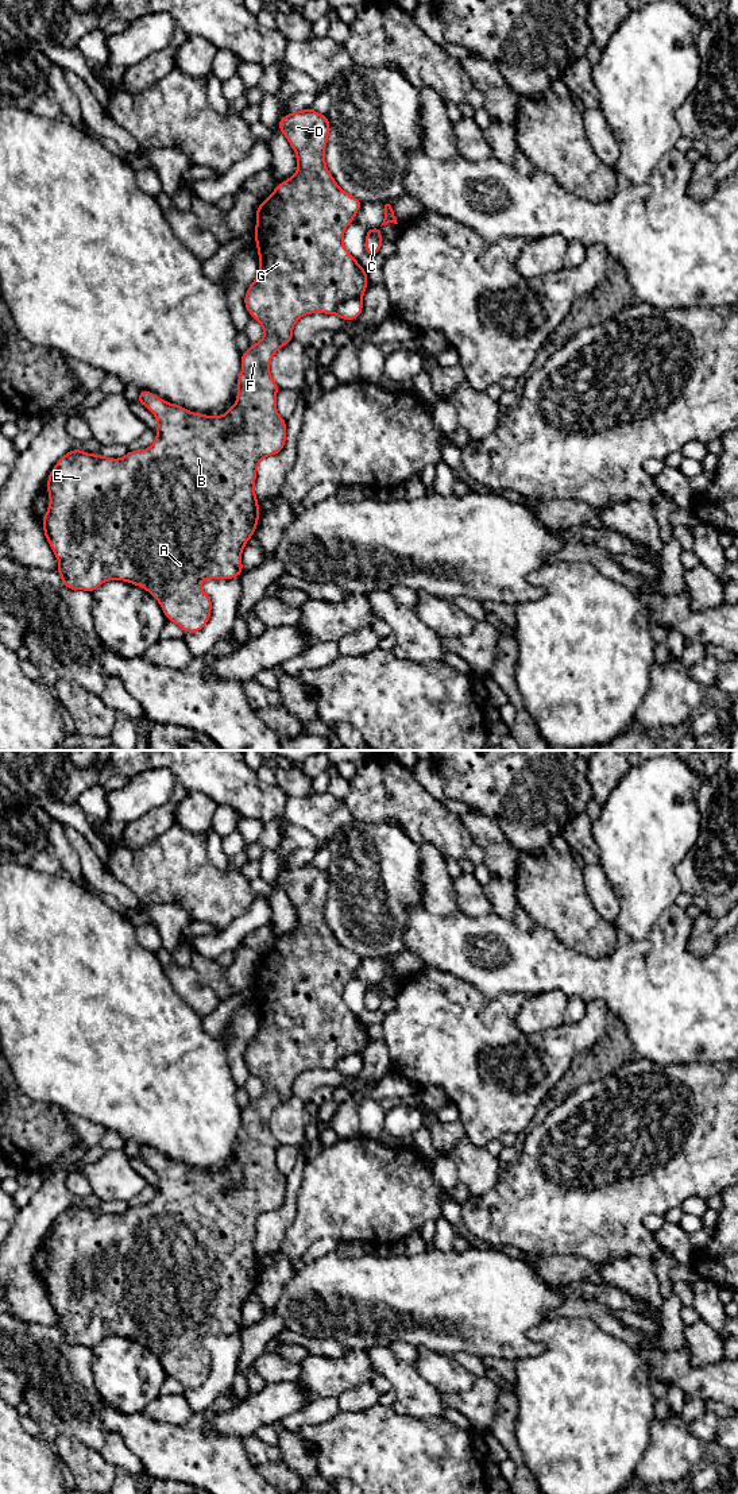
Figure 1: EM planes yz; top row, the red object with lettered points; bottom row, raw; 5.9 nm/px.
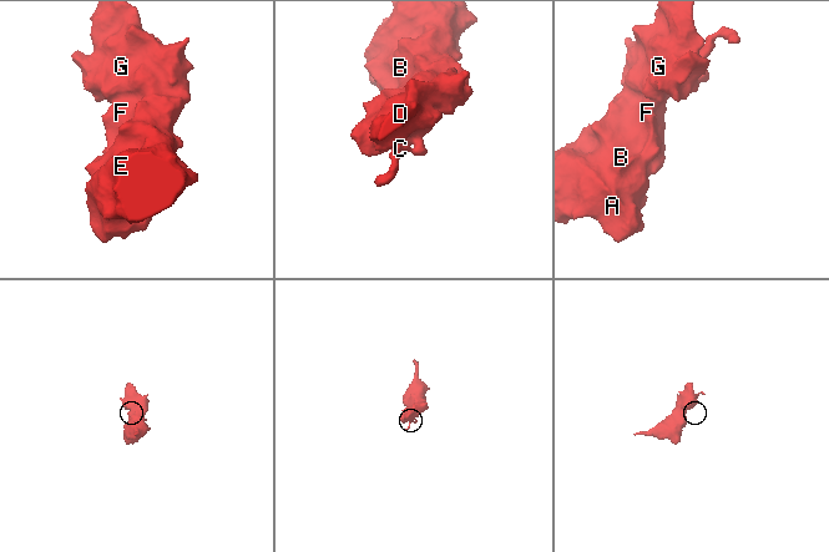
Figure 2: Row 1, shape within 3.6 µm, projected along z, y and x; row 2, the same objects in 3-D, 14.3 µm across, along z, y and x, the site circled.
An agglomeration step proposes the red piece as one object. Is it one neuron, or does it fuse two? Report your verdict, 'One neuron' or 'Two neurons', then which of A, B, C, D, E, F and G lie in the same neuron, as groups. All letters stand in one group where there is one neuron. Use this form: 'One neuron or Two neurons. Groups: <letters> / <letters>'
Two neurons. Groups: A B D E F G / C

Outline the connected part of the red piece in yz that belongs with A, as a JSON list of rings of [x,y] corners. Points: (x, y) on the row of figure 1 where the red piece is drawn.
[[[310,107],[304,111],[291,112],[283,116],[278,121],[278,128],[283,132],[285,138],[295,153],[297,171],[293,177],[275,186],[270,197],[260,201],[260,205],[256,208],[256,225],[254,235],[259,255],[259,271],[254,282],[247,289],[244,305],[247,312],[263,327],[263,339],[256,344],[250,344],[250,348],[242,352],[242,372],[237,377],[236,402],[223,416],[206,416],[202,413],[190,412],[181,405],[166,402],[154,393],[142,390],[139,391],[138,402],[146,406],[154,414],[158,422],[157,437],[148,448],[143,451],[128,451],[128,453],[120,459],[88,453],[82,449],[72,449],[55,463],[47,478],[47,494],[50,497],[50,503],[42,520],[43,533],[53,553],[58,559],[57,570],[65,587],[69,590],[84,590],[90,594],[108,580],[123,580],[143,587],[159,602],[167,621],[177,624],[185,633],[200,632],[210,618],[212,599],[202,590],[201,583],[206,579],[233,579],[240,576],[243,572],[242,552],[247,541],[255,534],[260,516],[258,498],[255,494],[256,470],[264,458],[279,453],[286,443],[286,420],[282,418],[277,412],[277,391],[279,390],[279,386],[270,372],[270,363],[274,354],[294,339],[293,328],[302,316],[310,313],[333,314],[340,302],[347,298],[363,297],[367,290],[367,271],[349,254],[343,242],[345,228],[353,221],[355,215],[362,206],[362,201],[344,192],[327,167],[325,146],[331,134],[328,116],[317,113],[313,107]]]

